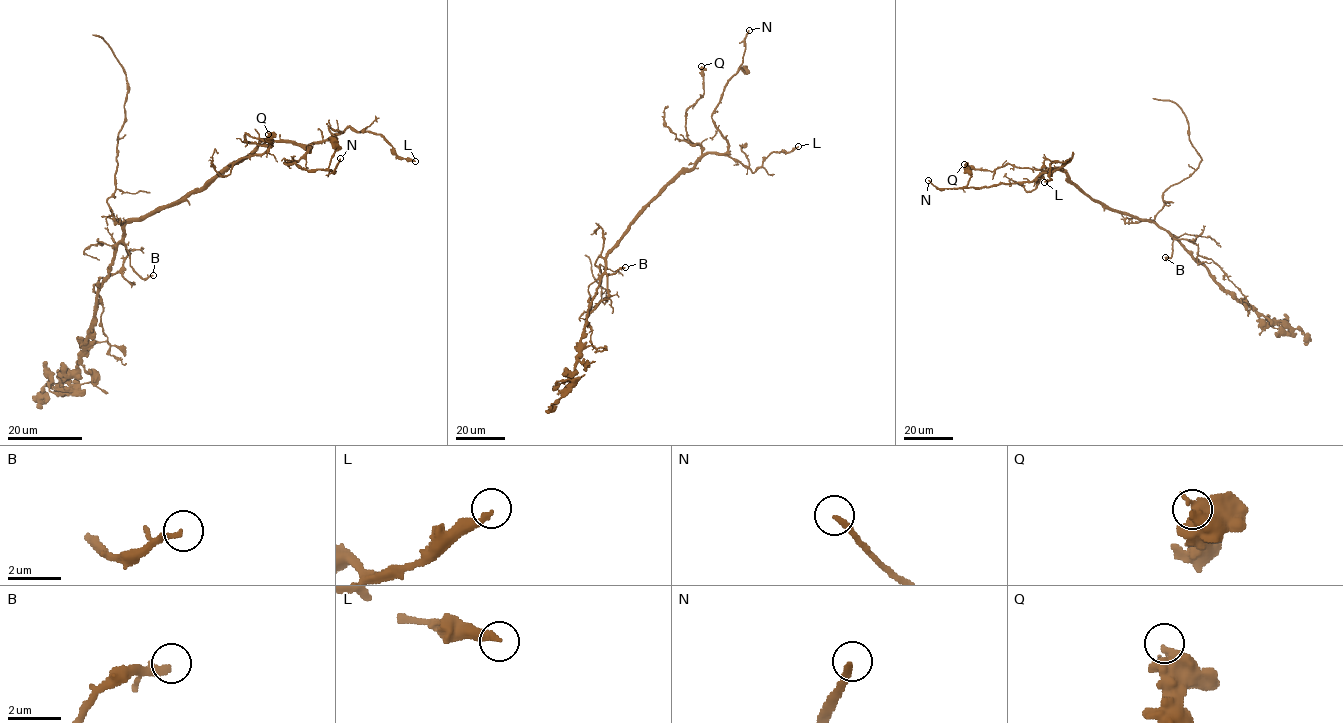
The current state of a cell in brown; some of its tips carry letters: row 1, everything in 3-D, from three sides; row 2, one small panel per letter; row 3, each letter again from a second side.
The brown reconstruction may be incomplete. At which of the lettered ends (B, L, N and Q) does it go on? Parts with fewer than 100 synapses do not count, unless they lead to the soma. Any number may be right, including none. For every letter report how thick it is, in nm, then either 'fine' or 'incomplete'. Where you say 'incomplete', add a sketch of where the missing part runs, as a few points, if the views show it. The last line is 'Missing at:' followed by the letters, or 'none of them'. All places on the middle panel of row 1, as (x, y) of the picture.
B: calibre 280 nm; fine
L: calibre 260 nm; fine
N: calibre 220 nm; fine
Q: calibre 320 nm; fine
Missing at: none of them

